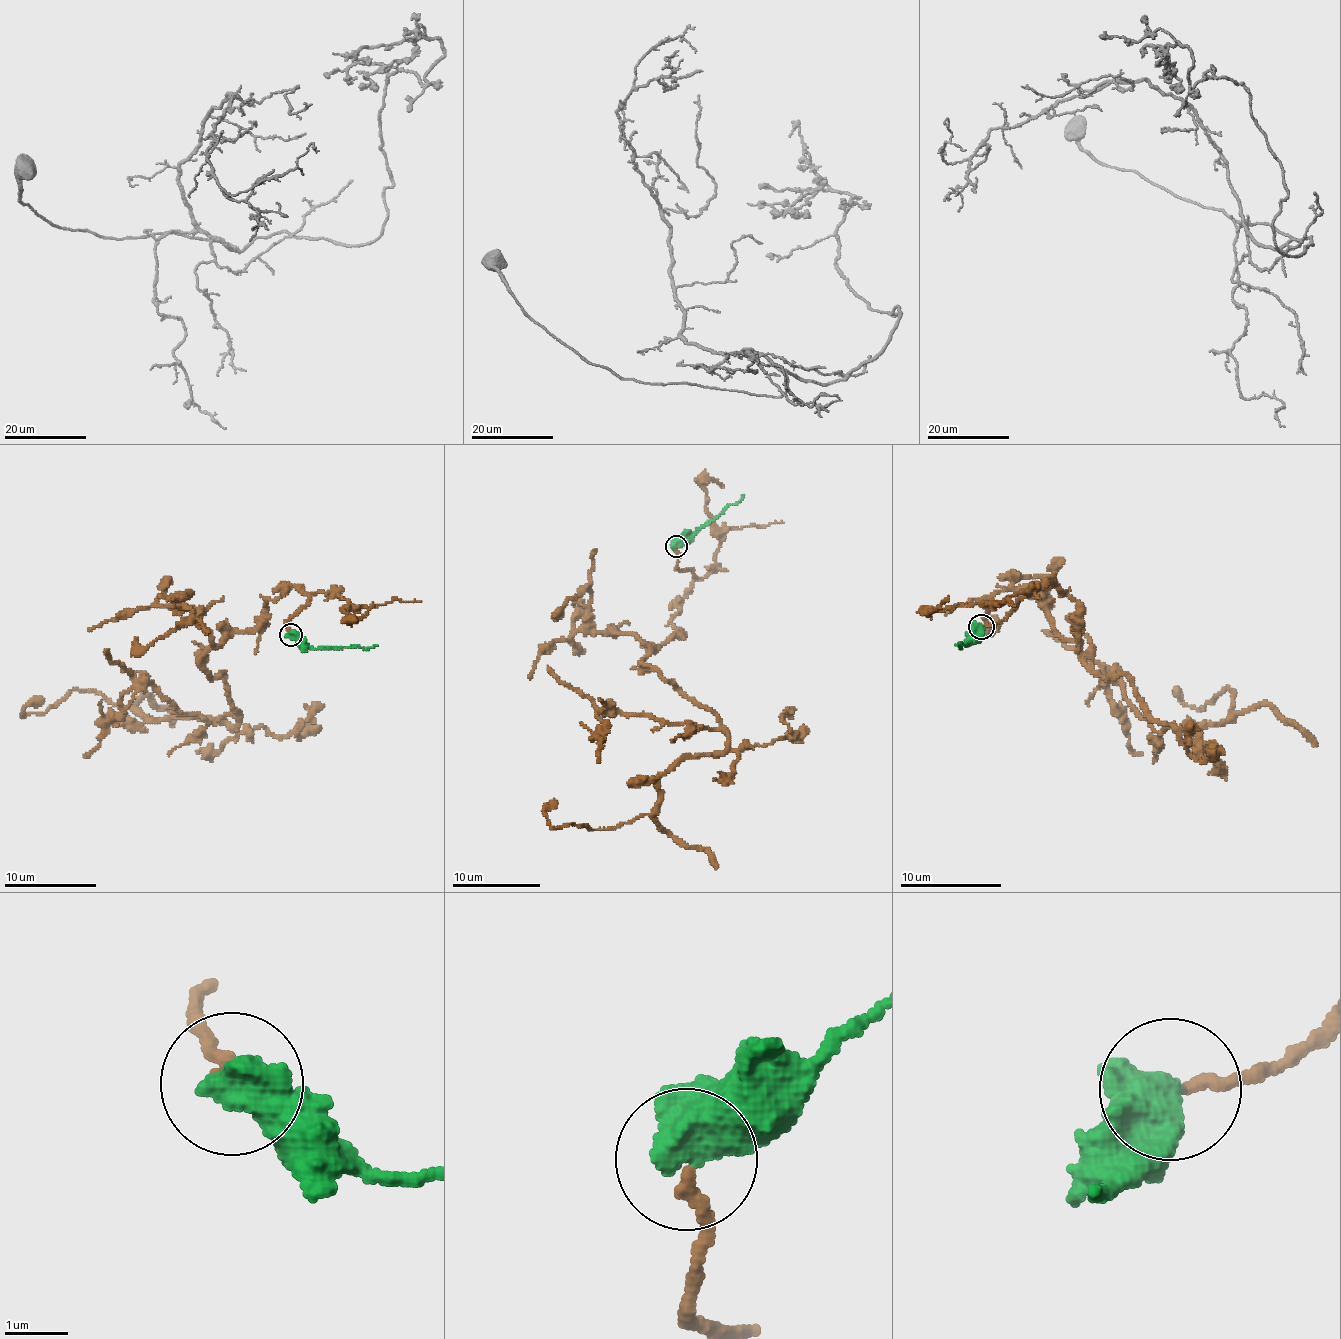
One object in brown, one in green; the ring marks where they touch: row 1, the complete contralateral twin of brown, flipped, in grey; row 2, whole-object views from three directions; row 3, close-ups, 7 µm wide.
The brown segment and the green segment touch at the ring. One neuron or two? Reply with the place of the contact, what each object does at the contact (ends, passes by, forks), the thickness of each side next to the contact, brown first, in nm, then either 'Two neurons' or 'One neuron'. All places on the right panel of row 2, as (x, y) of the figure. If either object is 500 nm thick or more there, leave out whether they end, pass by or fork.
Place: (981, 627). Thickness 200 nm (brown) against 750 nm. One neuron

